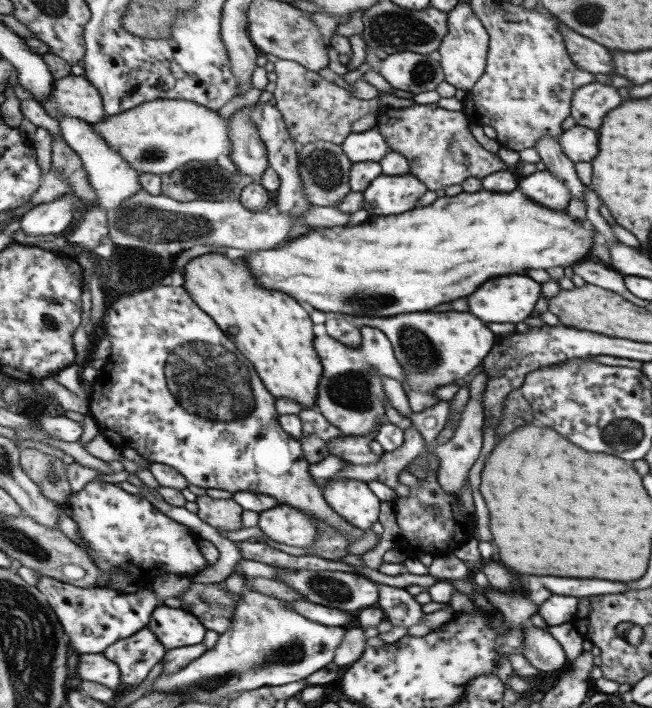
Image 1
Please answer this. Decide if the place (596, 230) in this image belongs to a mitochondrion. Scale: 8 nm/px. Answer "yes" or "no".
no

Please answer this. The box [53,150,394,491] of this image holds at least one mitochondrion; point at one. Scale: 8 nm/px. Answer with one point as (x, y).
(206, 379)

